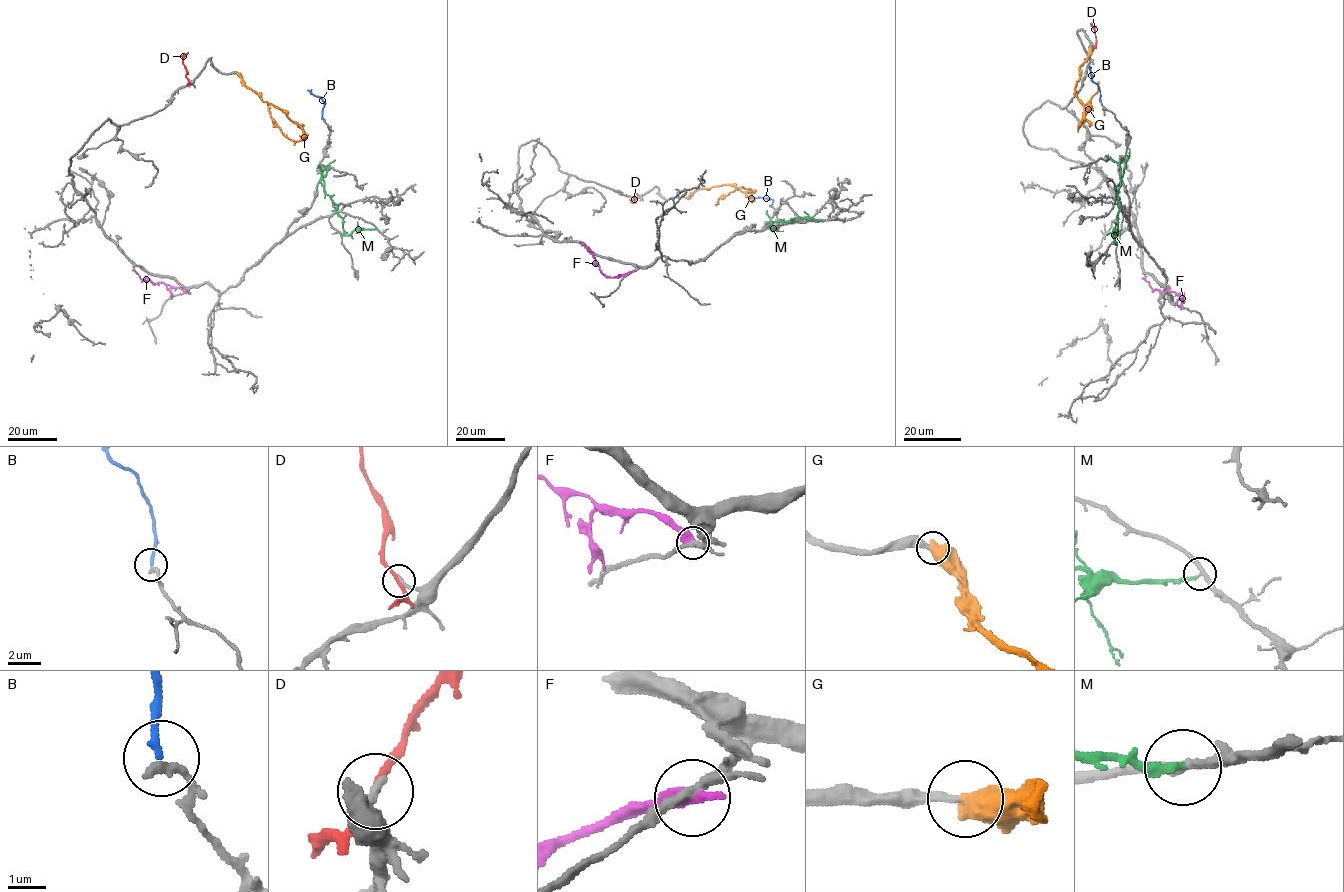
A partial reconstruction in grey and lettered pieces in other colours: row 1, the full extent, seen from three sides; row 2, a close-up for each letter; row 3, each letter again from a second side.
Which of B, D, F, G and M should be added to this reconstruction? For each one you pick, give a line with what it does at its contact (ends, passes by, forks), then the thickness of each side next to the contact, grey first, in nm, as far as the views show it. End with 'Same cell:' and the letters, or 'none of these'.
B: it ends | 260/180 nm
G: it ends | 280/700 nm
Same cell: B, G

